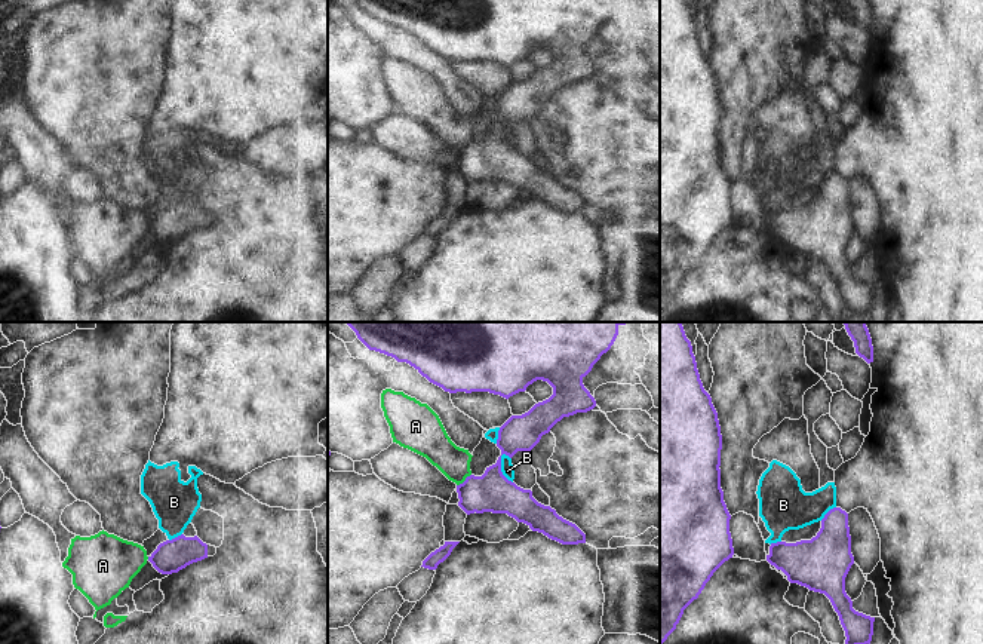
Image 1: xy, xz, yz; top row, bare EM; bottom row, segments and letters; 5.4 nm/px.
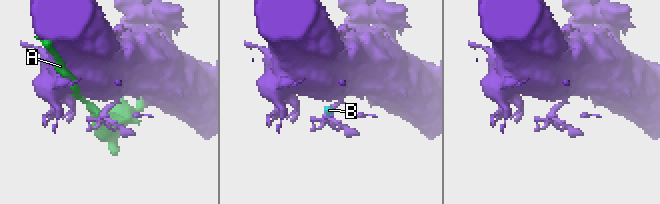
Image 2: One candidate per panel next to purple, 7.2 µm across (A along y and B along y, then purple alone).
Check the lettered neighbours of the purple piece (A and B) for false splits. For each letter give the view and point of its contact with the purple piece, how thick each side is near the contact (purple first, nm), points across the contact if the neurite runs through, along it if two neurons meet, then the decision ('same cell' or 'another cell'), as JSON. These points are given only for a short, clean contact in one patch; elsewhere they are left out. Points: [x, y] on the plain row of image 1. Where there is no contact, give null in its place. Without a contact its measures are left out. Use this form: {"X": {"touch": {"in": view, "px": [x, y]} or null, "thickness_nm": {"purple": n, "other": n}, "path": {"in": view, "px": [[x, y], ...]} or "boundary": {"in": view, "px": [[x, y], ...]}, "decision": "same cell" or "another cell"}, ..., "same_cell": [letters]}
{"A": {"touch": {"in": "xz", "px": [464, 149]}, "thickness_nm": {"purple": 220, "other": 170}, "decision": "another cell"}, "B": {"touch": {"in": "xz", "px": [500, 135]}, "thickness_nm": {"purple": 220, "other": 70}, "boundary": {"in": "xz", "px": [[503, 120], [501, 140], [512, 150]]}, "decision": "another cell"}, "same_cell": []}

